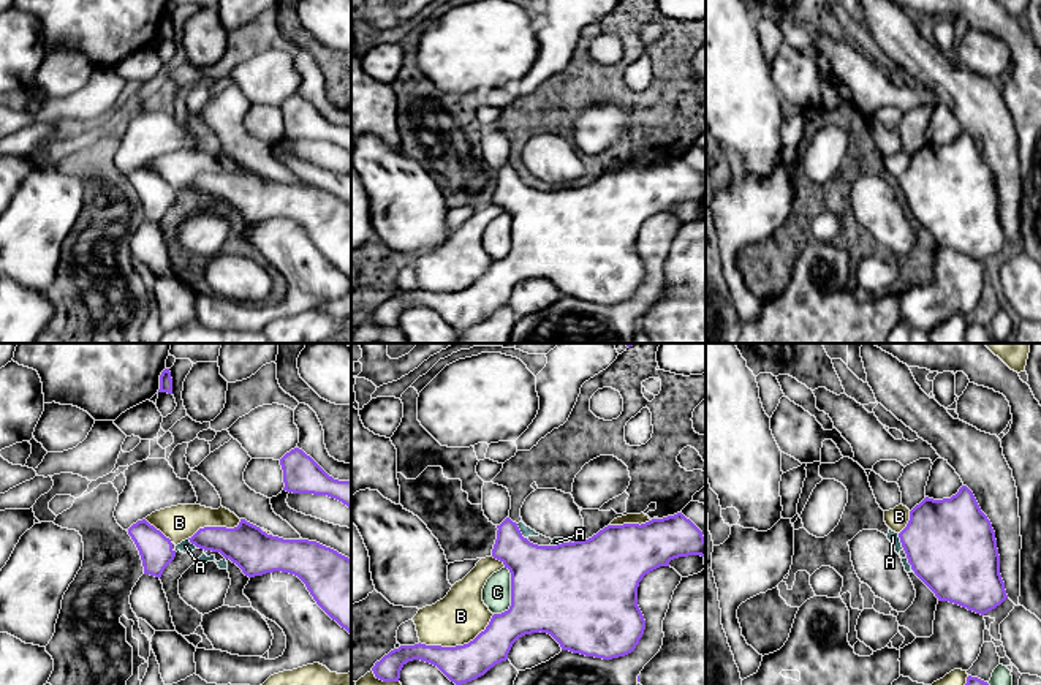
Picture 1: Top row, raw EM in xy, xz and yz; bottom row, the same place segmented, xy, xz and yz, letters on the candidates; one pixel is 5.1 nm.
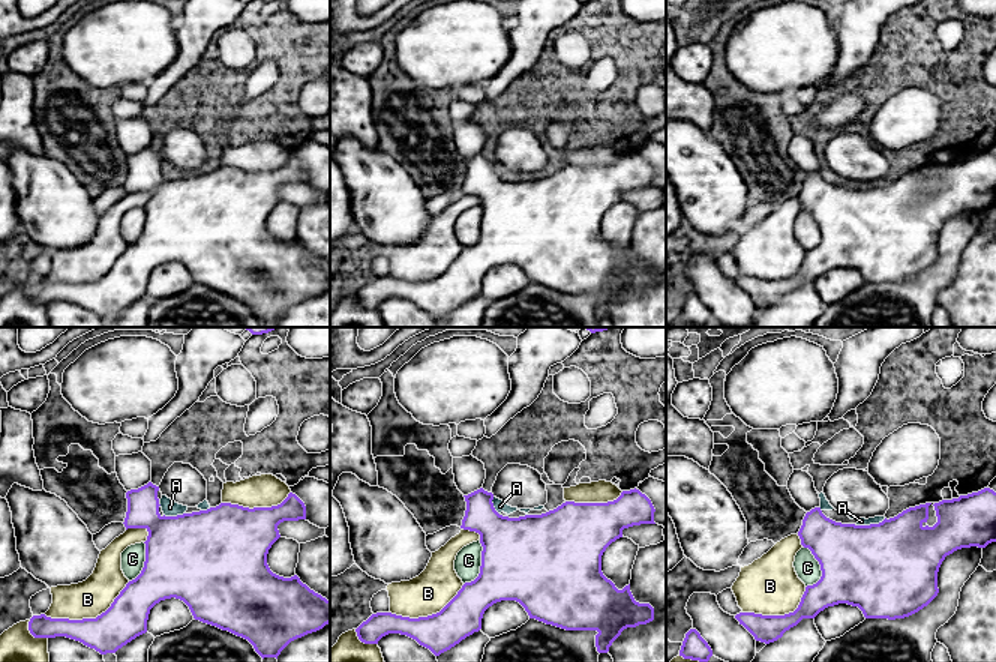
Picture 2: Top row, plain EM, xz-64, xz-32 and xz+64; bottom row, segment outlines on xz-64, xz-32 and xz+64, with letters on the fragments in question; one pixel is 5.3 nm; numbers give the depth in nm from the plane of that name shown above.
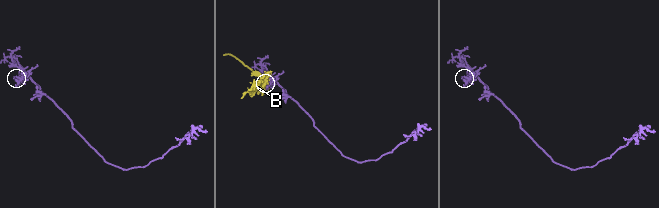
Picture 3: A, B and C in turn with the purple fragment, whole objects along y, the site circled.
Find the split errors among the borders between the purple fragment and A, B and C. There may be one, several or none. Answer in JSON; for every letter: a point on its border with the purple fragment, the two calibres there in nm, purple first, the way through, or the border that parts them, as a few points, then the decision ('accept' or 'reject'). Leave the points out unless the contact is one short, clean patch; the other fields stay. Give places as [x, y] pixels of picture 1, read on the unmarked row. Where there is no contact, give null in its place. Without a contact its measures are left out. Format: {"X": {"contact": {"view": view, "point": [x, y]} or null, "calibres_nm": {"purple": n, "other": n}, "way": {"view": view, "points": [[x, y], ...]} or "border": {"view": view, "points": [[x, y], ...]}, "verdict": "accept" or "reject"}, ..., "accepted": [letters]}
{"A": {"contact": {"view": "xz", "point": [519, 177]}, "calibres_nm": {"purple": 300, "other": 50}, "border": {"view": "xz", "points": [[516, 170], [526, 184]]}, "verdict": "reject"}, "B": {"contact": {"view": "xz", "point": [459, 291]}, "calibres_nm": {"purple": 190, "other": 260}, "verdict": "reject"}, "C": {"contact": {"view": "xz", "point": [511, 241]}, "calibres_nm": {"purple": 460, "other": 140}, "border": {"view": "xz", "points": [[505, 212], [510, 219], [510, 252], [494, 260]]}, "verdict": "reject"}, "accepted": []}

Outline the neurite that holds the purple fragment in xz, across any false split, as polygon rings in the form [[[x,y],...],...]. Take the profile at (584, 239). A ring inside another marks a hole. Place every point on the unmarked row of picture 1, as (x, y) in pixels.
[[[682,158],[645,169],[608,171],[584,187],[538,191],[522,182],[516,168],[506,163],[497,171],[492,202],[511,218],[511,252],[494,259],[473,286],[456,293],[400,291],[372,313],[377,324],[399,327],[402,313],[413,305],[437,312],[451,327],[462,331],[484,321],[506,307],[513,290],[532,278],[547,278],[573,299],[612,305],[631,299],[645,275],[638,252],[638,233],[645,220],[669,212],[679,202],[706,202],[702,177]]]

